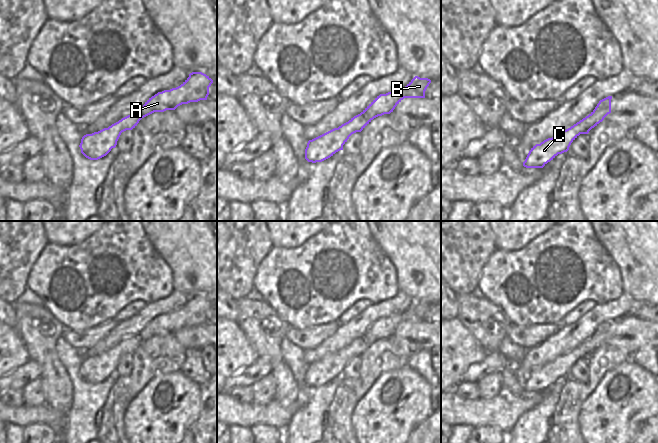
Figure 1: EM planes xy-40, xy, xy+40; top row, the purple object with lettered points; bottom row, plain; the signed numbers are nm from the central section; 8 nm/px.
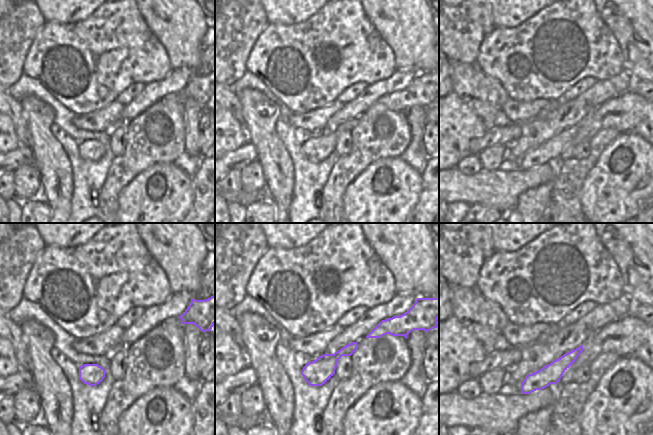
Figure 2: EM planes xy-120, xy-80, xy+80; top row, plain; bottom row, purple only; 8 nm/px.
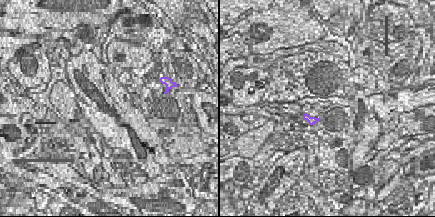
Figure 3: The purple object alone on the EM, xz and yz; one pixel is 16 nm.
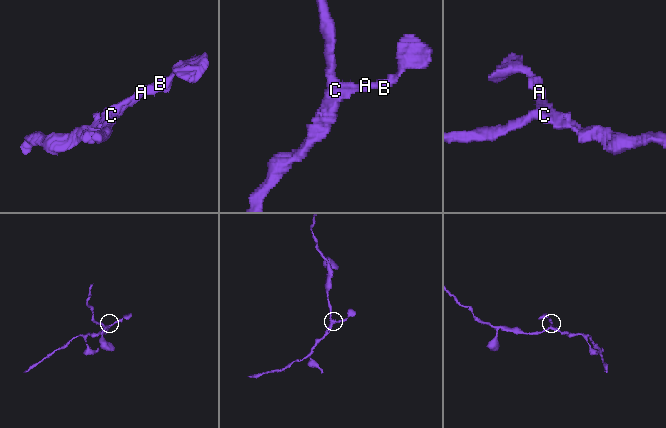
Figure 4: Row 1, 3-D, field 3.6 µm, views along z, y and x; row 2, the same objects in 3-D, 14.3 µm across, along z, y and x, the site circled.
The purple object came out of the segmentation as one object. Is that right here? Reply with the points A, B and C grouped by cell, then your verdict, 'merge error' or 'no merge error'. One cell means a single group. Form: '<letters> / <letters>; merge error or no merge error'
A B C; no merge error

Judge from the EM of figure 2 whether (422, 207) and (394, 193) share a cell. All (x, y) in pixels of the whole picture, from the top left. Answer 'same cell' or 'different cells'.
different cells

